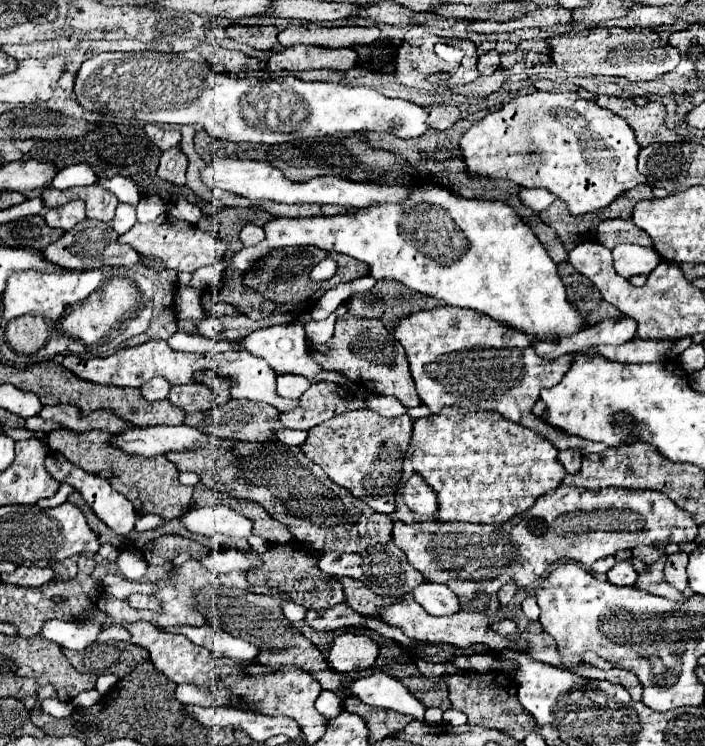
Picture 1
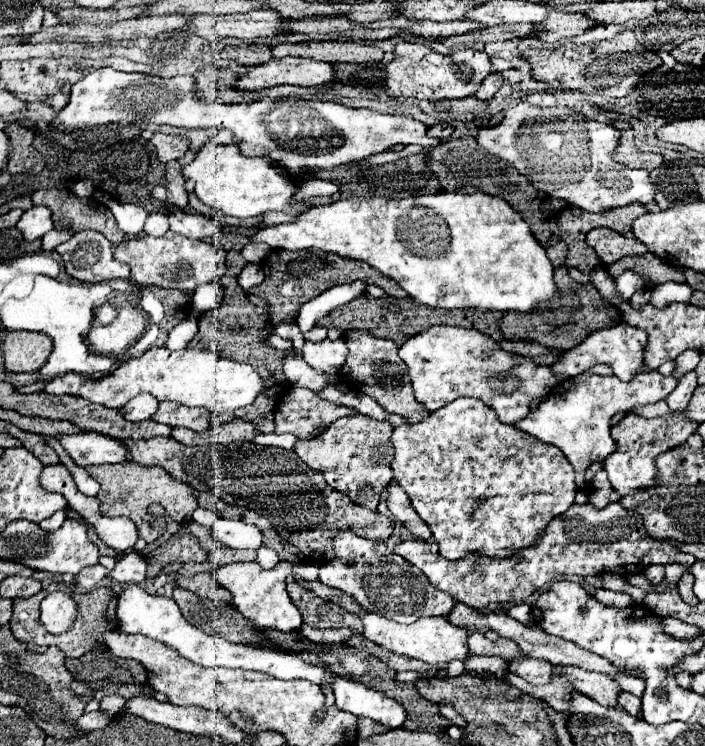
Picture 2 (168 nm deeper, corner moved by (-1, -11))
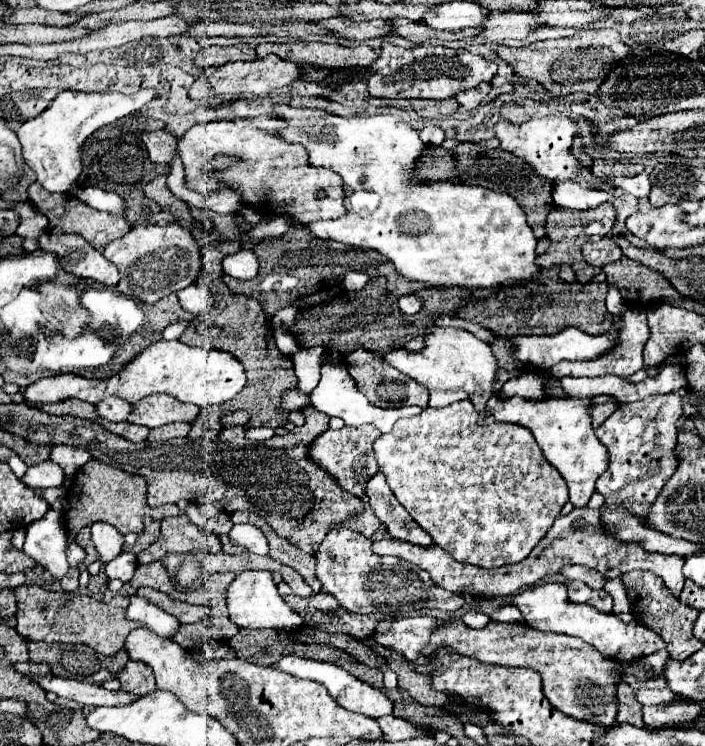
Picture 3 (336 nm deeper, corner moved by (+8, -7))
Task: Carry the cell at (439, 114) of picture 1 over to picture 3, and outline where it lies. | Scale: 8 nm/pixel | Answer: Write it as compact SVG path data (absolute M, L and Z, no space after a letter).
M425 126L423 130L419 130L419 136L427 146L439 146L445 140L445 132L437 126Z

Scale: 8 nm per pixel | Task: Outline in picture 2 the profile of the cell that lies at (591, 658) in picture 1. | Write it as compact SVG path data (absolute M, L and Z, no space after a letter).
M612 676L612 680L622 688L622 690L628 690L628 692L634 692L636 696L642 696L644 692L644 682L636 676Z

